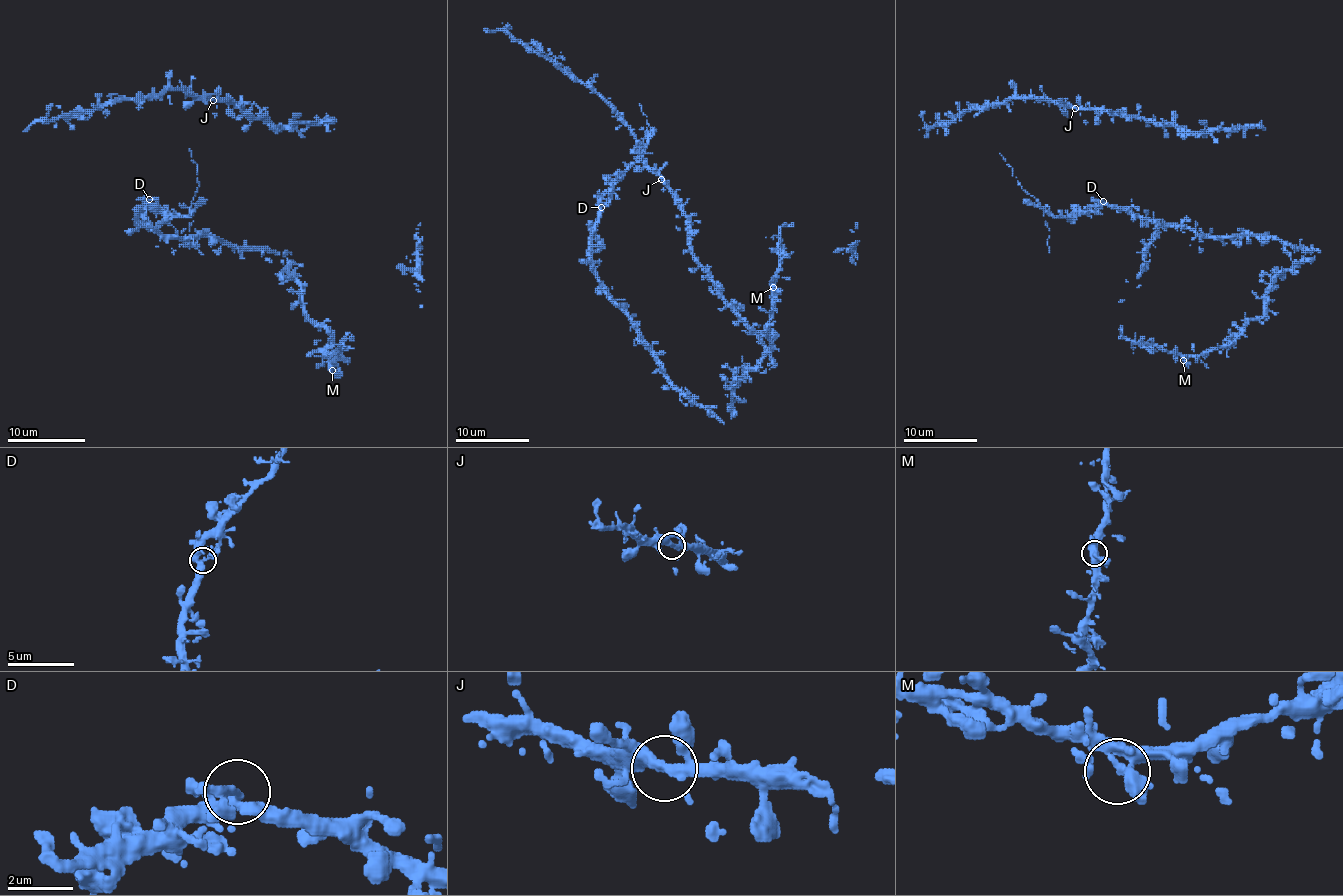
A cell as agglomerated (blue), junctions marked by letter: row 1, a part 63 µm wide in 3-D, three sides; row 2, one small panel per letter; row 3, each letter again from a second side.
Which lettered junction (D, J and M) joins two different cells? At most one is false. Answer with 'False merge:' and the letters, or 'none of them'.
False merge: D

